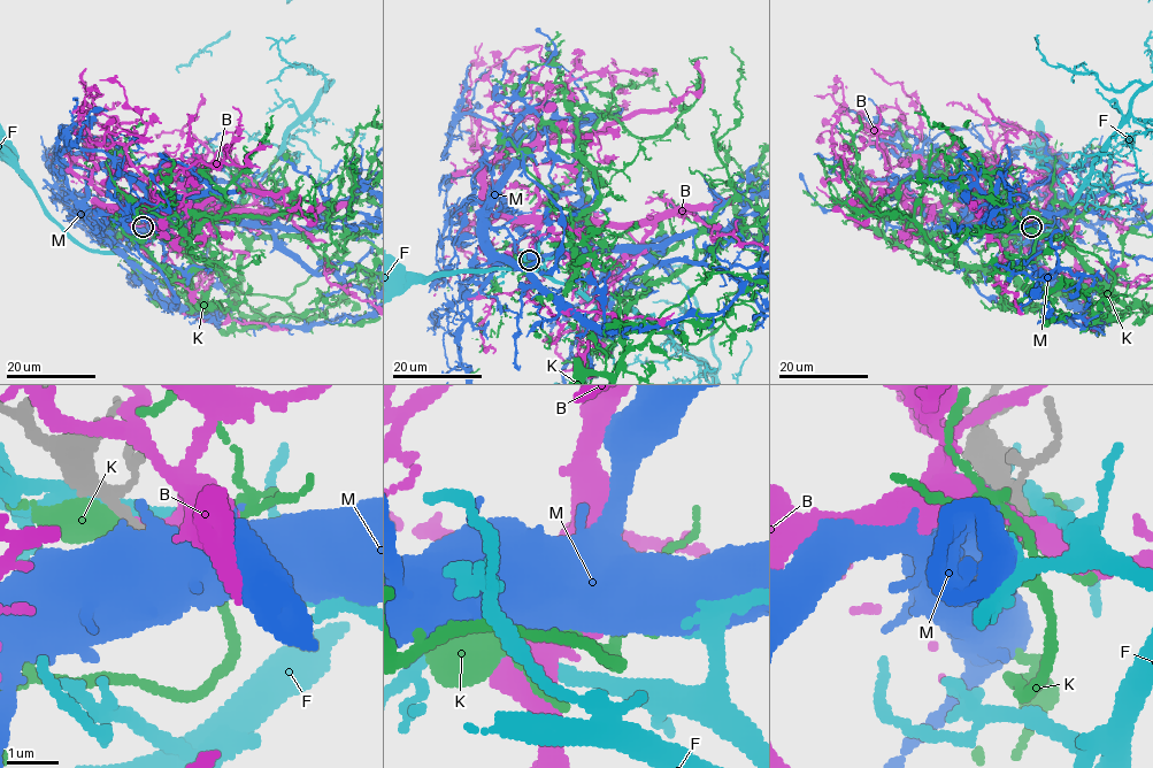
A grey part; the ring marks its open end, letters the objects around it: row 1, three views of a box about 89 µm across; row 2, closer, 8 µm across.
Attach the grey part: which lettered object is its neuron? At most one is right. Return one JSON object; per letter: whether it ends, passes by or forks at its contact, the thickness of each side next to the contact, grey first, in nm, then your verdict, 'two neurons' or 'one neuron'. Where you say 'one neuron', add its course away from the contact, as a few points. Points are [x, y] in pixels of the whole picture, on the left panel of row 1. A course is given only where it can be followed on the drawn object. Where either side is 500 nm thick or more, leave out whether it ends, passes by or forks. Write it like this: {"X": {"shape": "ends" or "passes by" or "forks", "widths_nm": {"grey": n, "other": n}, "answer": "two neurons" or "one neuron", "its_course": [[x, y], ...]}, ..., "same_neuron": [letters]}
{"B": {"shape": "forks", "widths_nm": {"grey": 180, "other": 400}, "answer": "two neurons"}, "F": {"shape": "passes by", "widths_nm": {"grey": 200, "other": 280}, "answer": "two neurons"}, "K": {"shape": "forks", "widths_nm": {"grey": 170, "other": 190}, "answer": "two neurons"}, "M": {"widths_nm": {"grey": 170, "other": 700}, "answer": "one neuron", "its_course": [[143, 227], [101, 233], [148, 199], [167, 198], [124, 220], [177, 305], [169, 310], [156, 290]]}, "same_neuron": ["M"]}

